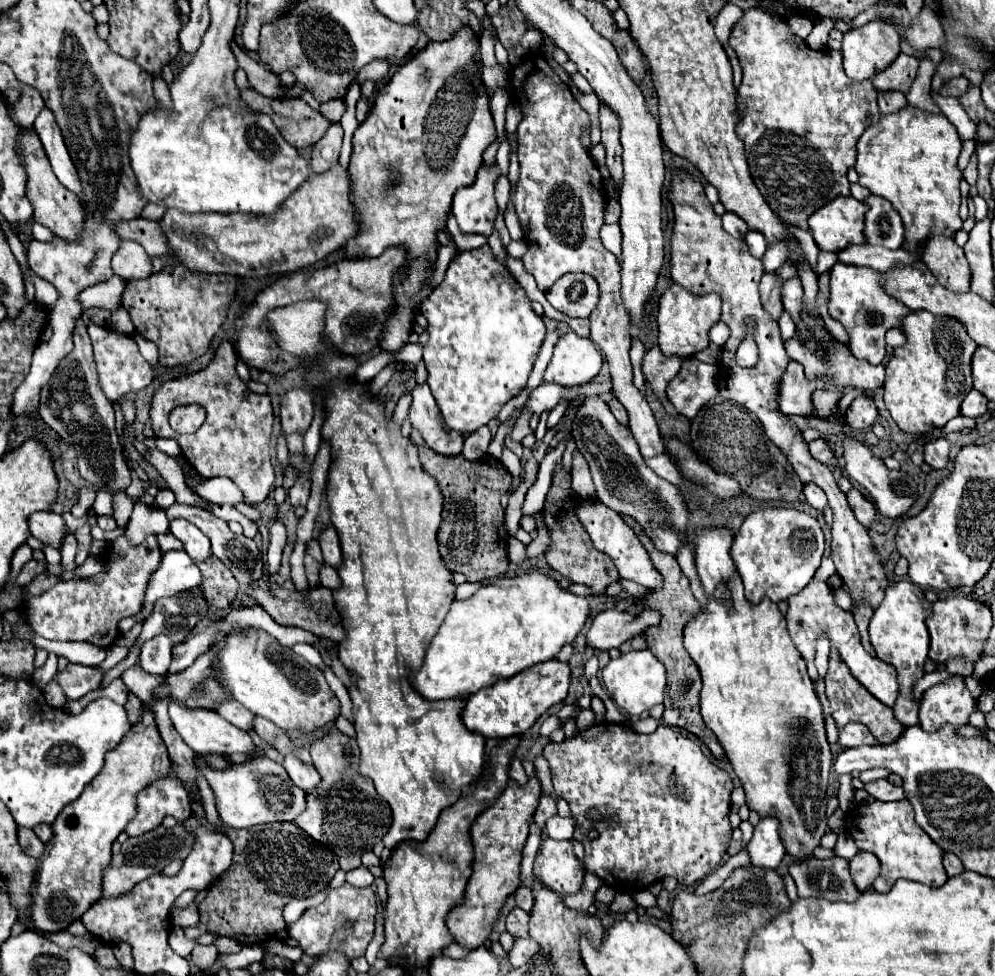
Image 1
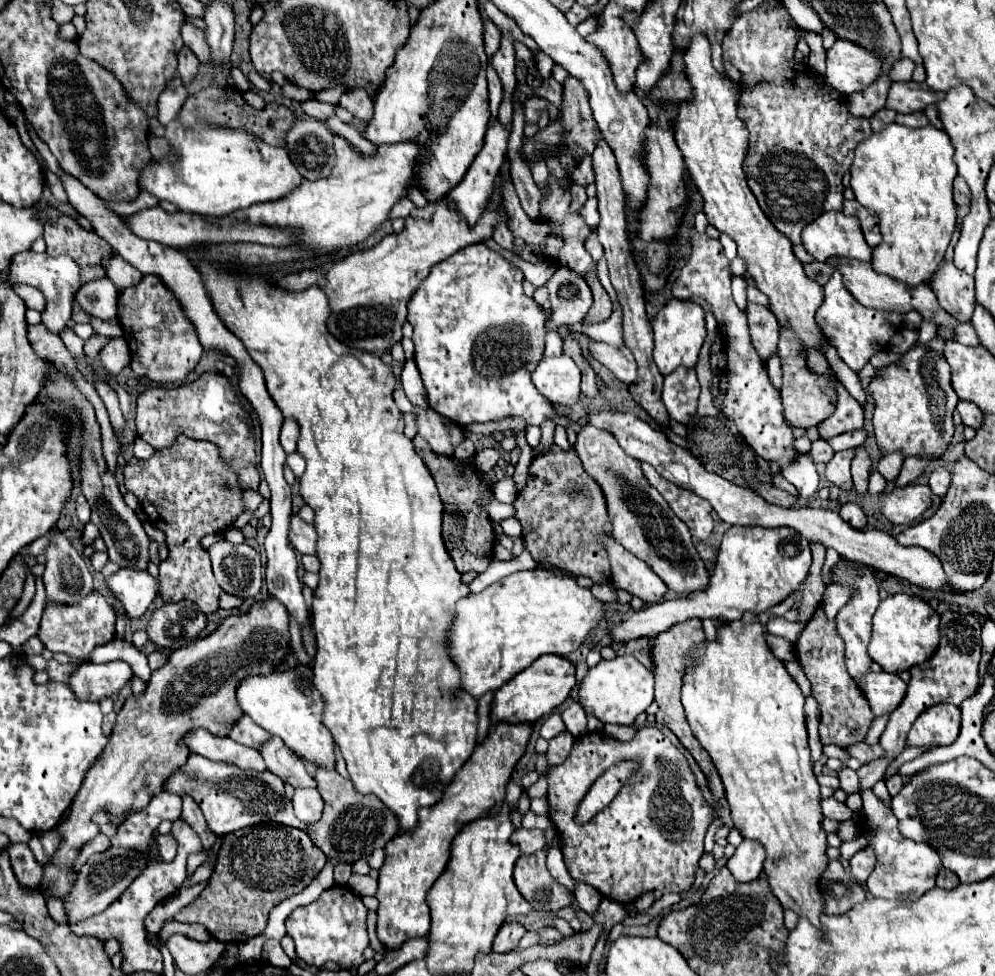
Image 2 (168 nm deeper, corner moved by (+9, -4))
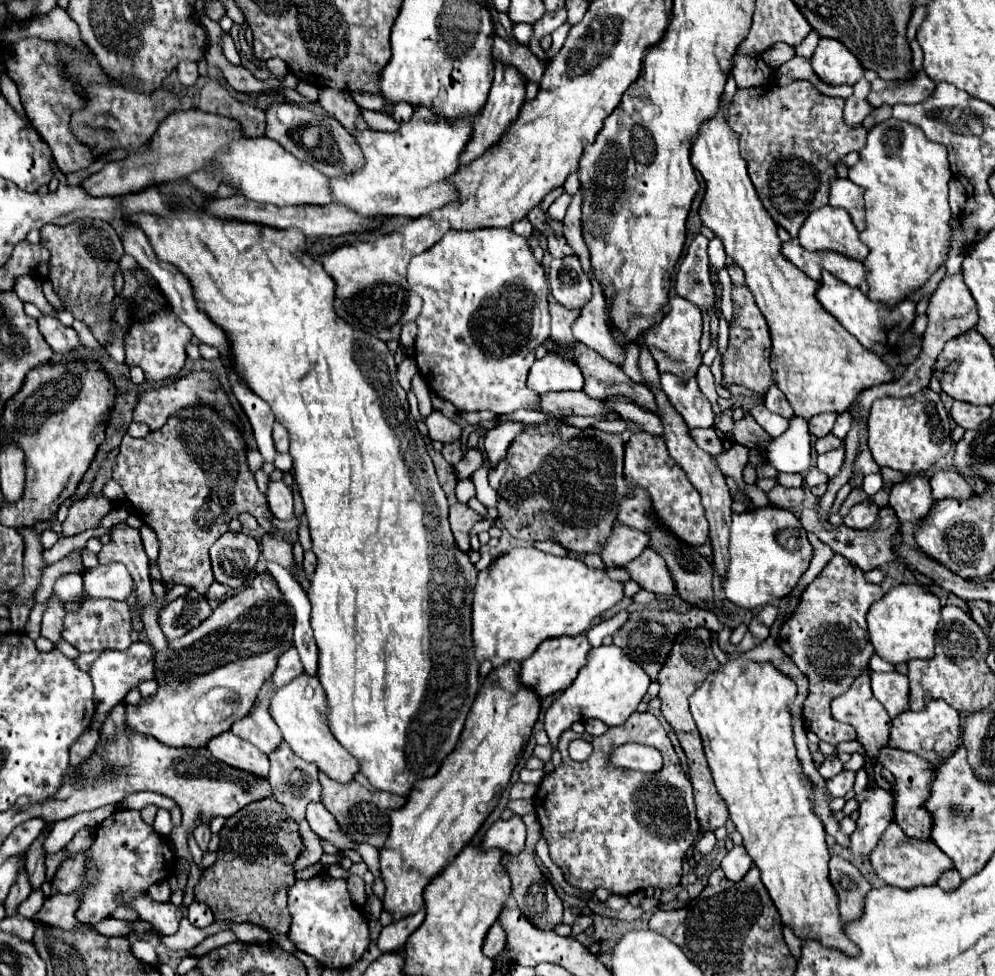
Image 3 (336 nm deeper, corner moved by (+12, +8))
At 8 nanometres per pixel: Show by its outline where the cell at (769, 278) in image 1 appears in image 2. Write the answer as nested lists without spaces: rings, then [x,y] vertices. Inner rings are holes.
[[[748,302],[746,316],[748,316],[752,344],[760,356],[760,360],[768,362],[768,358],[774,356],[774,352],[776,352],[780,326],[778,326],[776,318],[772,316],[772,312],[768,310],[768,306],[758,306],[758,304]]]

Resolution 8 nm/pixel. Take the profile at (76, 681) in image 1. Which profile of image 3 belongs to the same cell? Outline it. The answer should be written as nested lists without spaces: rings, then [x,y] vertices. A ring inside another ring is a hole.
[[[133,642],[131,648],[125,652],[105,650],[91,664],[89,676],[95,686],[95,708],[99,714],[105,714],[125,698],[129,688],[137,686],[145,678],[153,678],[153,648],[151,644],[145,644],[145,642]]]

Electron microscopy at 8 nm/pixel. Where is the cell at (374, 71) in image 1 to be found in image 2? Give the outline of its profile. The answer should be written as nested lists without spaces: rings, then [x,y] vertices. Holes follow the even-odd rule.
[[[336,86],[336,88],[330,88],[330,90],[324,90],[324,92],[314,94],[314,98],[316,98],[316,100],[320,100],[320,102],[338,104],[338,100],[340,100],[340,96],[342,96],[344,92],[346,92],[346,88],[344,88],[344,86]]]

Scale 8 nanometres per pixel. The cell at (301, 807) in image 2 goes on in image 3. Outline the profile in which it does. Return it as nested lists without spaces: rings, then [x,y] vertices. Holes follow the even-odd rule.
[[[309,802],[307,810],[305,810],[305,818],[311,826],[311,830],[321,836],[323,840],[331,842],[333,846],[337,846],[339,850],[349,850],[353,846],[353,840],[349,840],[337,826],[337,820],[329,814],[329,810],[325,810],[325,806],[321,802]]]

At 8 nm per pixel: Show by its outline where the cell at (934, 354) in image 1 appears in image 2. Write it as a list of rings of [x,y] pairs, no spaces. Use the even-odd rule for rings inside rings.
[[[934,338],[928,346],[916,344],[908,350],[900,362],[878,370],[870,384],[870,392],[876,400],[874,410],[874,434],[882,456],[902,452],[908,456],[942,456],[954,434],[952,412],[958,404],[956,392],[952,392],[950,368],[942,358],[946,342]]]

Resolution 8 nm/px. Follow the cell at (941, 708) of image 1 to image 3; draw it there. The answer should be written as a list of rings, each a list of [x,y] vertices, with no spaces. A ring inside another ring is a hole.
[[[931,700],[919,712],[907,710],[893,718],[889,746],[909,750],[925,760],[931,760],[933,764],[941,764],[957,750],[957,736],[959,736],[959,712],[949,704],[945,704],[945,700]]]

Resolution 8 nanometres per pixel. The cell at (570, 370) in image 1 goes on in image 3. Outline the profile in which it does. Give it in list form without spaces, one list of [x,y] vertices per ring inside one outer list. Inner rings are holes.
[[[547,352],[531,366],[527,386],[541,394],[561,390],[581,390],[583,374],[573,360],[565,358],[559,352]]]

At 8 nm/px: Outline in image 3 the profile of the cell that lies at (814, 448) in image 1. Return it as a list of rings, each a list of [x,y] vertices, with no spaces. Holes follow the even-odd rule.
[[[827,434],[827,436],[823,436],[823,438],[817,438],[817,442],[815,442],[817,454],[825,454],[825,452],[829,452],[829,450],[833,450],[833,448],[839,448],[839,446],[843,446],[843,440],[839,440],[839,438],[833,436],[833,434]]]

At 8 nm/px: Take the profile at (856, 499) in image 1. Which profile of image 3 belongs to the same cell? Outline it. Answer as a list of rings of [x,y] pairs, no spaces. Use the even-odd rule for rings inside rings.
[[[861,502],[861,504],[855,504],[849,514],[845,516],[845,524],[849,528],[855,528],[855,530],[867,530],[875,518],[877,518],[877,512],[879,508],[873,504],[873,502]]]

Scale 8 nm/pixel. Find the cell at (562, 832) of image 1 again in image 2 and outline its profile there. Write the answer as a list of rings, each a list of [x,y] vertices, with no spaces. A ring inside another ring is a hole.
[[[518,828],[518,830],[514,830],[510,842],[516,844],[522,854],[534,854],[534,852],[544,848],[544,832],[542,830]]]

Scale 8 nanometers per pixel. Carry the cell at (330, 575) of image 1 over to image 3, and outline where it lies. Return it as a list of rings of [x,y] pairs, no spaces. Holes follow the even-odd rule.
[[[261,534],[263,540],[263,556],[267,560],[275,560],[285,568],[293,568],[295,566],[295,556],[293,556],[293,546],[285,540],[275,540],[269,534]]]

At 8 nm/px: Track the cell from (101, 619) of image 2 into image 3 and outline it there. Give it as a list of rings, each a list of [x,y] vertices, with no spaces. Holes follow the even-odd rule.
[[[85,598],[79,610],[65,614],[61,634],[63,640],[67,640],[79,652],[95,652],[95,650],[127,650],[131,646],[129,630],[131,630],[131,610],[127,602]]]

